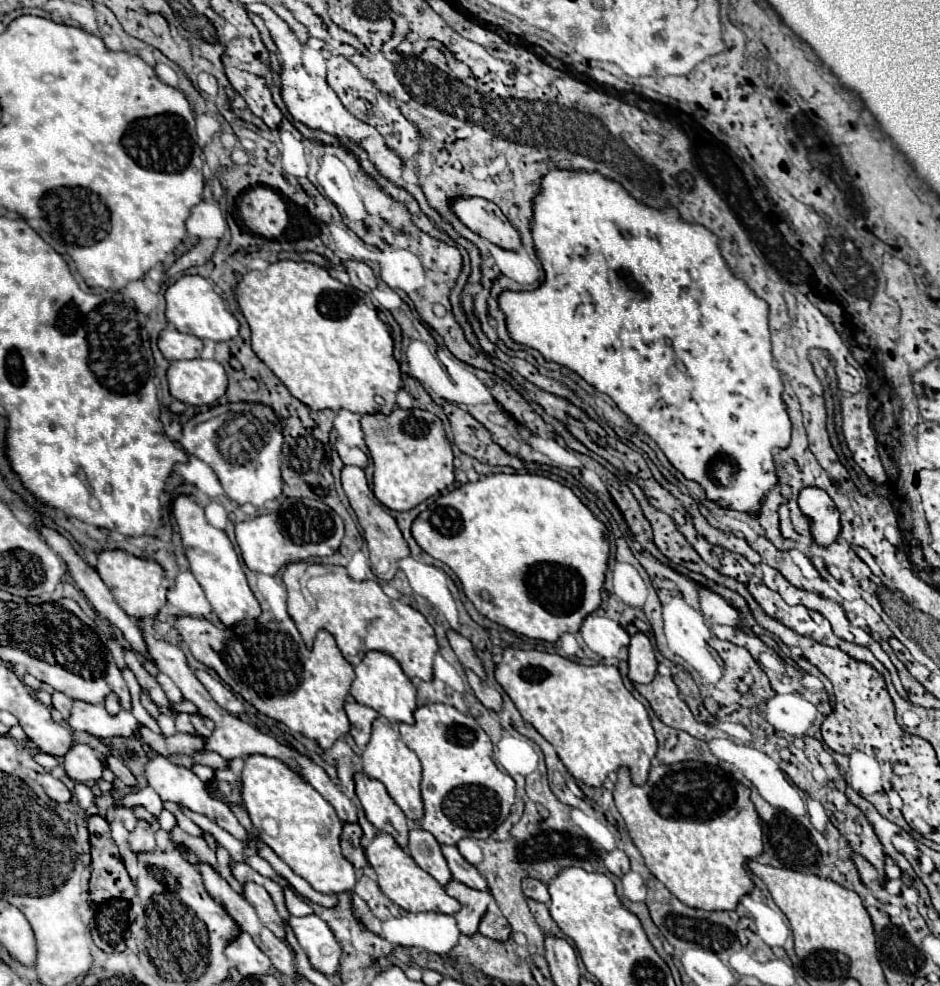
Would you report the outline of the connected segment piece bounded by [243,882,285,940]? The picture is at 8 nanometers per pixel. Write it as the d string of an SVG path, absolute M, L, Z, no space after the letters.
M247 882L245 890L243 890L243 898L255 908L255 912L259 914L261 922L265 922L265 926L281 940L285 940L285 922L277 912L277 906L273 902L273 898L269 896L269 892L255 884L255 882Z

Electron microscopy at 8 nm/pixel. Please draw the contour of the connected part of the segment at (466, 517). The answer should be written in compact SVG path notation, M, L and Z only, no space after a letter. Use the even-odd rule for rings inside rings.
M491 474L487 478L481 478L477 482L467 482L443 496L439 496L437 500L433 500L413 522L411 528L413 538L417 540L417 544L431 554L433 558L441 560L443 564L447 564L457 578L463 584L463 592L465 596L475 604L475 608L487 616L489 620L517 632L517 634L525 634L529 638L537 638L537 640L547 640L547 642L557 642L561 638L561 634L571 632L577 634L581 628L581 622L585 620L585 616L589 616L591 612L595 612L601 606L601 588L603 588L603 580L605 580L605 572L607 572L607 560L609 560L609 540L607 540L607 528L605 524L575 496L575 492L569 486L563 486L547 476L539 476L539 474ZM481 592L485 592L489 596L489 600L481 597Z

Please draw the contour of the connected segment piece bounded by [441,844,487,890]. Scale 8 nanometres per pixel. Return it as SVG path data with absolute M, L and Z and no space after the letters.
M441 844L441 852L449 864L449 870L453 874L453 878L457 878L459 882L465 882L467 886L473 886L477 890L487 890L487 882L485 878L477 872L475 866L471 866L457 850L457 846L447 846Z

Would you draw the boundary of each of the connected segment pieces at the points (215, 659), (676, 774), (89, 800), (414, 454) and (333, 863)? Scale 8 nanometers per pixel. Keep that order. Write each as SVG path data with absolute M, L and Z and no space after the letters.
M177 616L175 626L183 636L185 644L189 646L191 654L205 664L207 668L215 670L219 678L247 702L251 702L261 714L283 722L293 732L299 732L307 738L317 740L323 748L331 748L335 740L349 732L349 718L345 714L345 698L349 694L351 682L355 678L353 666L343 658L333 634L327 630L319 630L315 636L315 644L307 650L293 618L283 622L271 620L261 624L257 620L243 620L231 628L217 628L205 618L191 618L191 616Z
M697 760L677 764L651 766L643 786L635 786L627 768L617 770L615 806L625 820L633 844L639 848L647 868L661 880L683 904L701 910L735 910L739 900L753 890L753 880L747 872L747 862L763 852L761 818L749 800L749 788L737 782L731 772L717 764Z
M75 784L73 794L75 794L75 798L77 798L77 804L79 804L83 810L87 810L87 808L93 804L93 794L91 794L89 786L85 786L85 784Z
M395 406L389 416L381 412L365 414L361 418L361 428L375 464L373 492L389 510L411 510L455 482L451 444L445 436L443 422L435 414L419 408L403 410Z
M251 754L245 758L241 784L241 798L253 822L253 830L297 876L305 878L323 894L353 892L357 882L355 868L343 856L339 846L343 822L333 806L313 786L309 786L309 782L277 758Z

